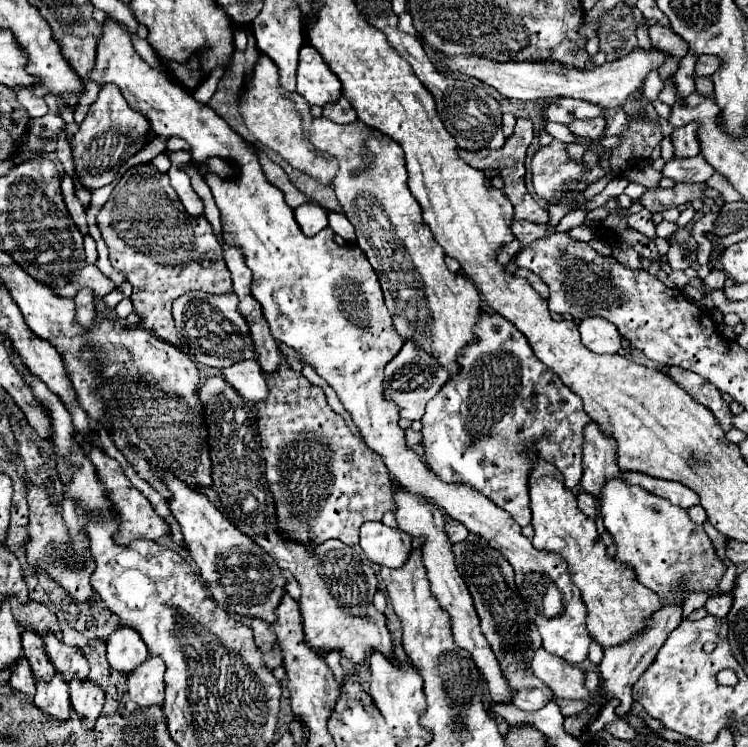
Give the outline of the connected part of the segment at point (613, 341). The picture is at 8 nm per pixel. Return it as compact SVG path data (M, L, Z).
M586 317L580 323L580 335L582 343L594 353L618 353L622 341L618 329L602 317Z

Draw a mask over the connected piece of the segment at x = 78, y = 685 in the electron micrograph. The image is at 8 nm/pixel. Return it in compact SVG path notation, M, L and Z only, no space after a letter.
M72 681L70 683L70 701L78 717L84 721L84 727L92 729L96 719L102 713L102 705L104 705L102 689L90 681Z

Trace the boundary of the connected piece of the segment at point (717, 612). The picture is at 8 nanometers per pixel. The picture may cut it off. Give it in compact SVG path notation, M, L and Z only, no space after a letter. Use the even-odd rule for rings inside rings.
M722 593L722 595L718 595L718 597L710 597L710 599L706 601L706 605L704 605L704 609L708 611L708 615L720 617L720 619L728 615L730 607L732 607L732 597L730 597L728 593Z

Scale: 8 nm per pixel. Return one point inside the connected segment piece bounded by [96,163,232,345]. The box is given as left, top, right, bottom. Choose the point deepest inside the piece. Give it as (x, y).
(164, 252)

